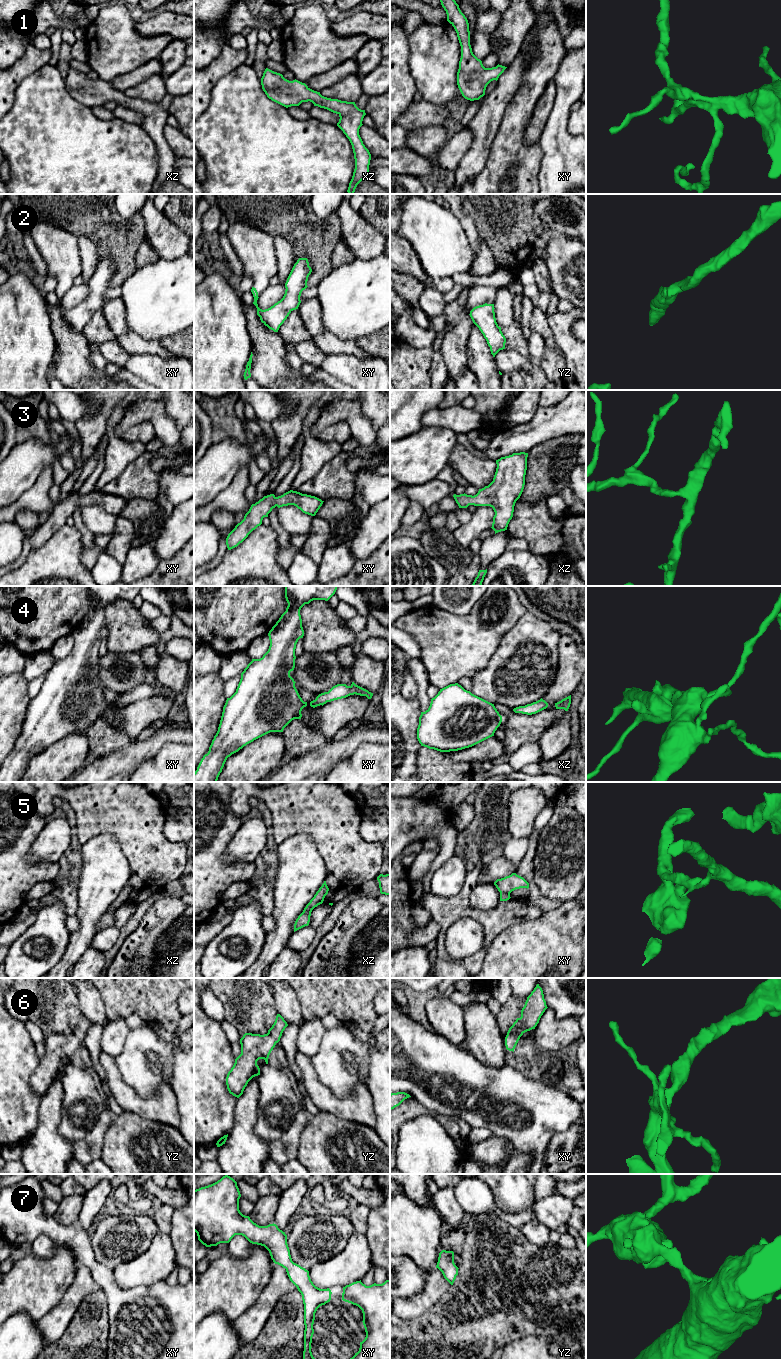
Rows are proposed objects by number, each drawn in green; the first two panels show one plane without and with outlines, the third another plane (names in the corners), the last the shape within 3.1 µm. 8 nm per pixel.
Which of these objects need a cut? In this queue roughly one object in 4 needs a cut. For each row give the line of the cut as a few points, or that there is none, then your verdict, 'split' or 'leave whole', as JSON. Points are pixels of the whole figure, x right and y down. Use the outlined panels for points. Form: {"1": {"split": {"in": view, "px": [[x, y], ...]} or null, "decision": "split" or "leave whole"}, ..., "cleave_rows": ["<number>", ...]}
{"1": {"split": null, "decision": "leave whole"}, "2": {"split": null, "decision": "leave whole"}, "3": {"split": null, "decision": "leave whole"}, "4": {"split": null, "decision": "leave whole"}, "5": {"split": {"in": "xy", "px": [[500, 893], [509, 894]]}, "decision": "split"}, "6": {"split": null, "decision": "leave whole"}, "7": {"split": null, "decision": "leave whole"}, "cleave_rows": ["5"]}

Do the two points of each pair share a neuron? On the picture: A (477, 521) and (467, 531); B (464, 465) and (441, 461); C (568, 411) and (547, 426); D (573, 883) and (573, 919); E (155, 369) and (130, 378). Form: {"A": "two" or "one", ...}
{"A": "one", "B": "two", "C": "one", "D": "two", "E": "two"}

